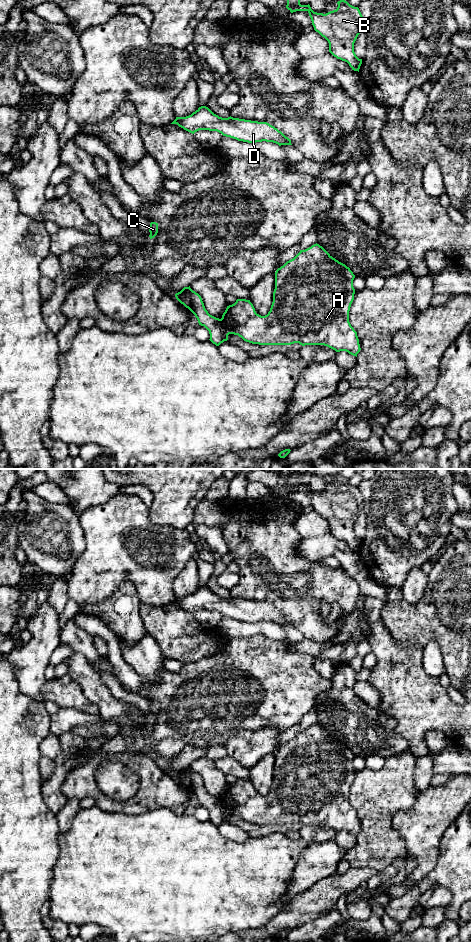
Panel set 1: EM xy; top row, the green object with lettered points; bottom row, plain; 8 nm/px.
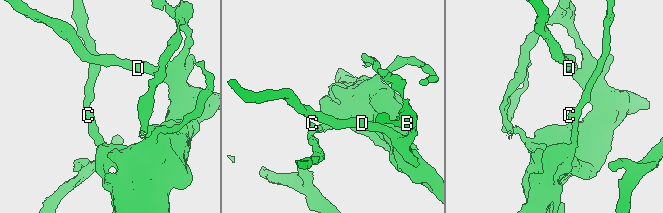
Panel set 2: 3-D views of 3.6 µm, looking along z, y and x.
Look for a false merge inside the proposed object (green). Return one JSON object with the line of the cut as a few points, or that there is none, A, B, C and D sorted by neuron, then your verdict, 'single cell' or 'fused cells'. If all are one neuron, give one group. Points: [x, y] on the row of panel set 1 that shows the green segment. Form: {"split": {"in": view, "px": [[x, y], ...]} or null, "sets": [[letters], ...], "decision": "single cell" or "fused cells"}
{"split": {"in": "xy", "px": [[181, 290], [184, 290], [189, 295], [192, 311]]}, "sets": [["A", "B", "D"], ["C"]], "decision": "fused cells"}

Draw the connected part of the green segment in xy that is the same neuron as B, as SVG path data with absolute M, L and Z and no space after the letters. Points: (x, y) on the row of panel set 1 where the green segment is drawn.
M287 0L286 8L291 12L307 11L314 30L329 43L329 52L345 61L354 71L362 64L354 52L354 43L363 31L363 16L358 7L350 5L345 0L337 2L336 10L326 14L314 12L310 5L301 5L300 0Z

